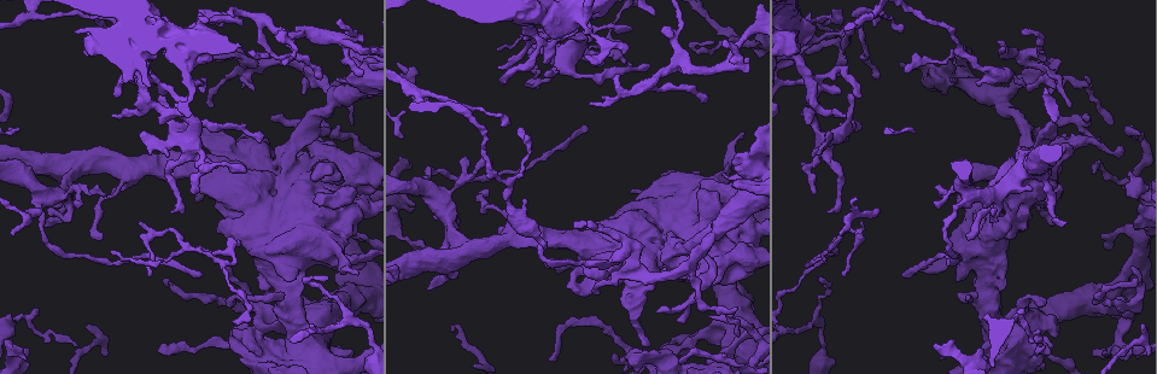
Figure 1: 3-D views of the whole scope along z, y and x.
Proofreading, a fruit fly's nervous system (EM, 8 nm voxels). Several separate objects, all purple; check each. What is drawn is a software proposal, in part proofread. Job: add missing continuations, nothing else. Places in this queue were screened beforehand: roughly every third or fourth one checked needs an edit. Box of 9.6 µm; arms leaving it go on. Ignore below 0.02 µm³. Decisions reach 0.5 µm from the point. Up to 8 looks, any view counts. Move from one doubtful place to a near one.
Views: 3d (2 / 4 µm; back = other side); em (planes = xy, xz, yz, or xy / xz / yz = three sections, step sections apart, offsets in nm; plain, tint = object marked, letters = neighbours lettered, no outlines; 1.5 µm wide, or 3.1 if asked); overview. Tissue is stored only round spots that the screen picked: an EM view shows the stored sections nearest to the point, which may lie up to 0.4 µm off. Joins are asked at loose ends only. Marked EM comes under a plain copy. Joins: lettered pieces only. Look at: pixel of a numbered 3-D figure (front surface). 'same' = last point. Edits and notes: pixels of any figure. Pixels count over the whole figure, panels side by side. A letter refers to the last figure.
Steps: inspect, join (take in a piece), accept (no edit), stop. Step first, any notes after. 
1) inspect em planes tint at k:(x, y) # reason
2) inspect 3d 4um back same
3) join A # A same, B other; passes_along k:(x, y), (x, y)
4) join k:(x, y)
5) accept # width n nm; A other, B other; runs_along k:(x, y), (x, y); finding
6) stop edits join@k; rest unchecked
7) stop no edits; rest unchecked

inspect 3d 2um at 1:(497, 51) # an open end

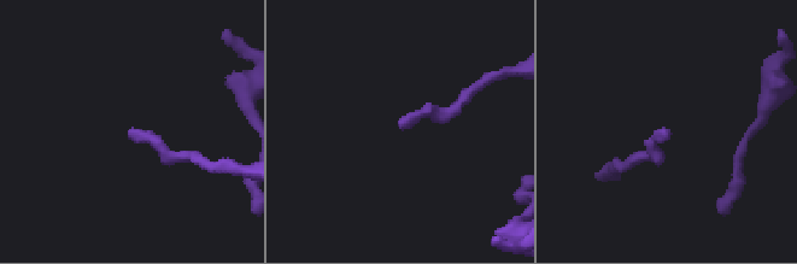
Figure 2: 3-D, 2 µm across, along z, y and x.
inspect em planes letters at 2:(399, 126)

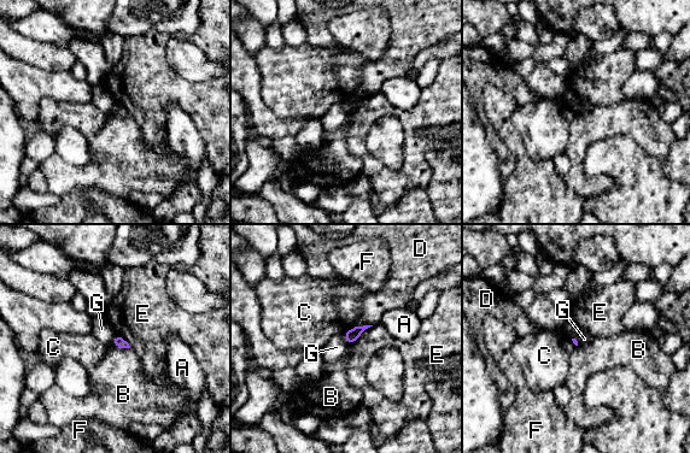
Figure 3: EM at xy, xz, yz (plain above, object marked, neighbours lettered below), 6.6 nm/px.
accept # A other, B other, C other, D other, E other, F other, G other; border 3:(116, 334), (112, 345); none of them fits

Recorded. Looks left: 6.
inspect em planes letters at 1:(208, 250) # thin end

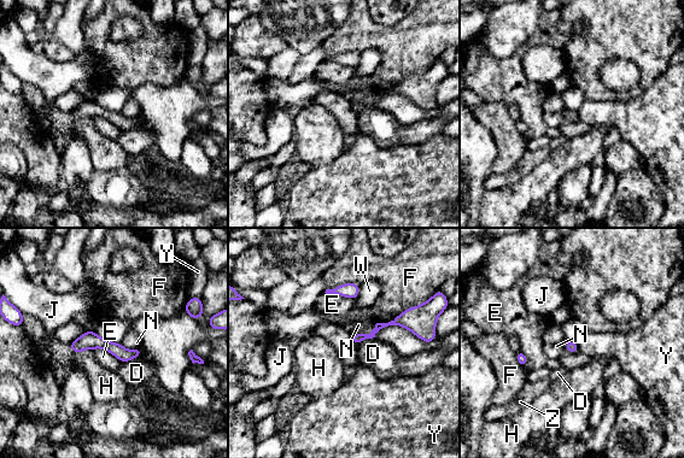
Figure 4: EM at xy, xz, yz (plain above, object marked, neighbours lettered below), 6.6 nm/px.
accept # longest_contact F 300 nm; D other, E other, F other, H other, J other, N other, W other, Y other, Z other; runs_along 4:(74, 348), (104, 344), (122, 353), (139, 351); none of them fits

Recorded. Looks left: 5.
inspect 3d 2um at 1:(524, 200) # free end

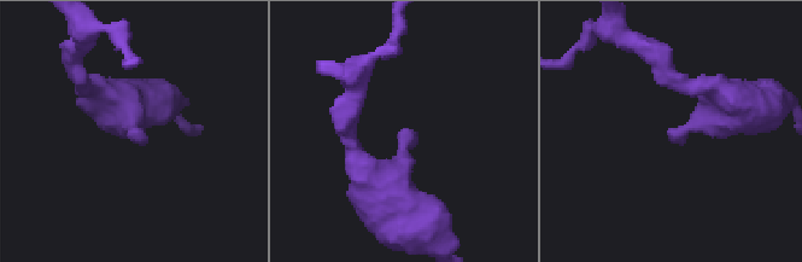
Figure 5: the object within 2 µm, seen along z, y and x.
inspect em xy step 4 letters at 5:(414, 138) # shape alone is not enough

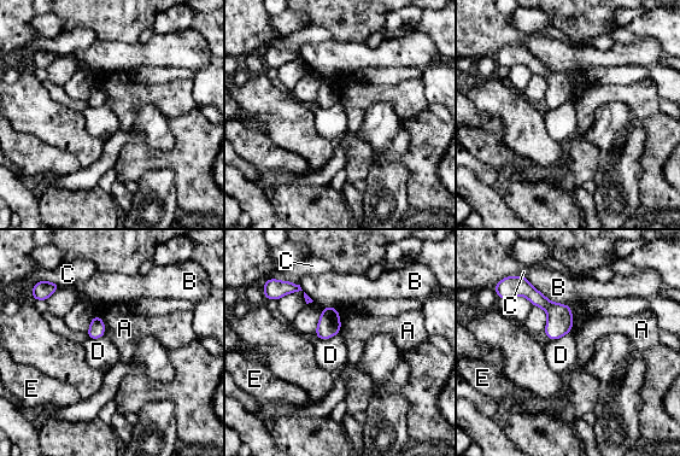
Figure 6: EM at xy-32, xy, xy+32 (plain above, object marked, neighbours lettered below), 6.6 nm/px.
accept # A other, B other, C other, D other, E other; border 6:(336, 308), (340, 322), (339, 333); no lettered piece goes on from it

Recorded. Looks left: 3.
stop no edits; rest unchecked

